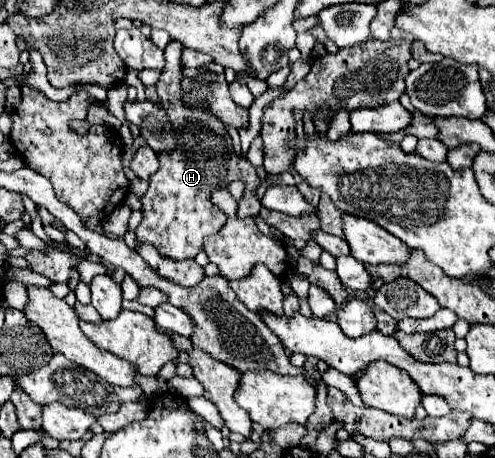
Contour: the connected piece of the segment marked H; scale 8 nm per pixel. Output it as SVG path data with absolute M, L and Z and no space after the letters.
M178 41L168 43L168 47L164 49L166 65L156 85L160 105L168 113L170 125L178 129L178 153L170 153L170 157L158 157L160 169L154 177L148 179L148 191L140 199L142 221L136 227L138 241L154 245L162 257L174 261L194 259L202 251L204 239L224 227L226 215L210 203L210 193L214 187L224 187L232 181L244 183L244 195L237 210L238 218L254 216L262 207L261 202L256 199L256 189L260 185L256 169L248 159L234 153L232 139L226 133L226 125L222 125L218 117L210 117L210 113L204 111L188 109L182 105L182 101L178 101L178 97L182 97L180 53L182 45Z

